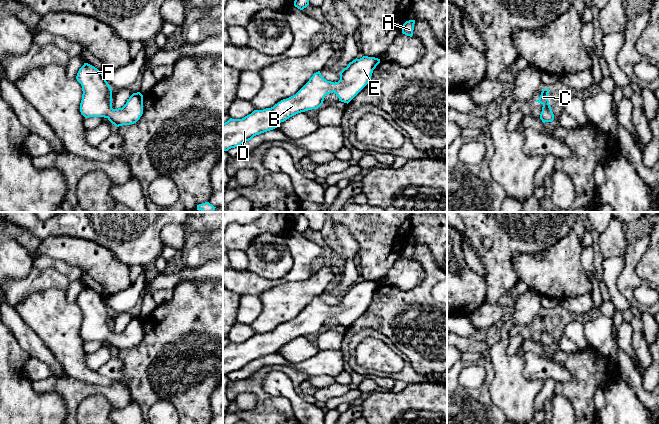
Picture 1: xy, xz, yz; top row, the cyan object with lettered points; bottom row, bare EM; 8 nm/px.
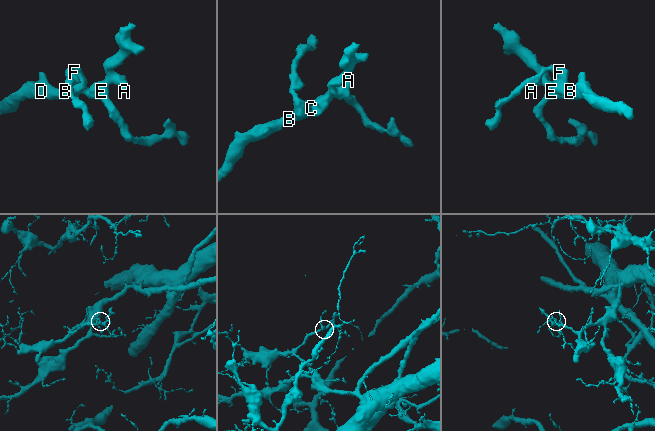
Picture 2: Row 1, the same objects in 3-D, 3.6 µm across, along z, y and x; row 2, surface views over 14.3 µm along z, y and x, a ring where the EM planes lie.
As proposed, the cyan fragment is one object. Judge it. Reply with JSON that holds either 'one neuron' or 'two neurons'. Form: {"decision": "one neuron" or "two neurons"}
{"decision": "one neuron"}

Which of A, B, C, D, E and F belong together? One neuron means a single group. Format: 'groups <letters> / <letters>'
groups A B C D E F

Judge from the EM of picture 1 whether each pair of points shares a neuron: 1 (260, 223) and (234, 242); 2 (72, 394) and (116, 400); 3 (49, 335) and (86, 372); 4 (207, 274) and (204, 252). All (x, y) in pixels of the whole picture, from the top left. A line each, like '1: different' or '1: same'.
1: same
2: same
3: same
4: different

